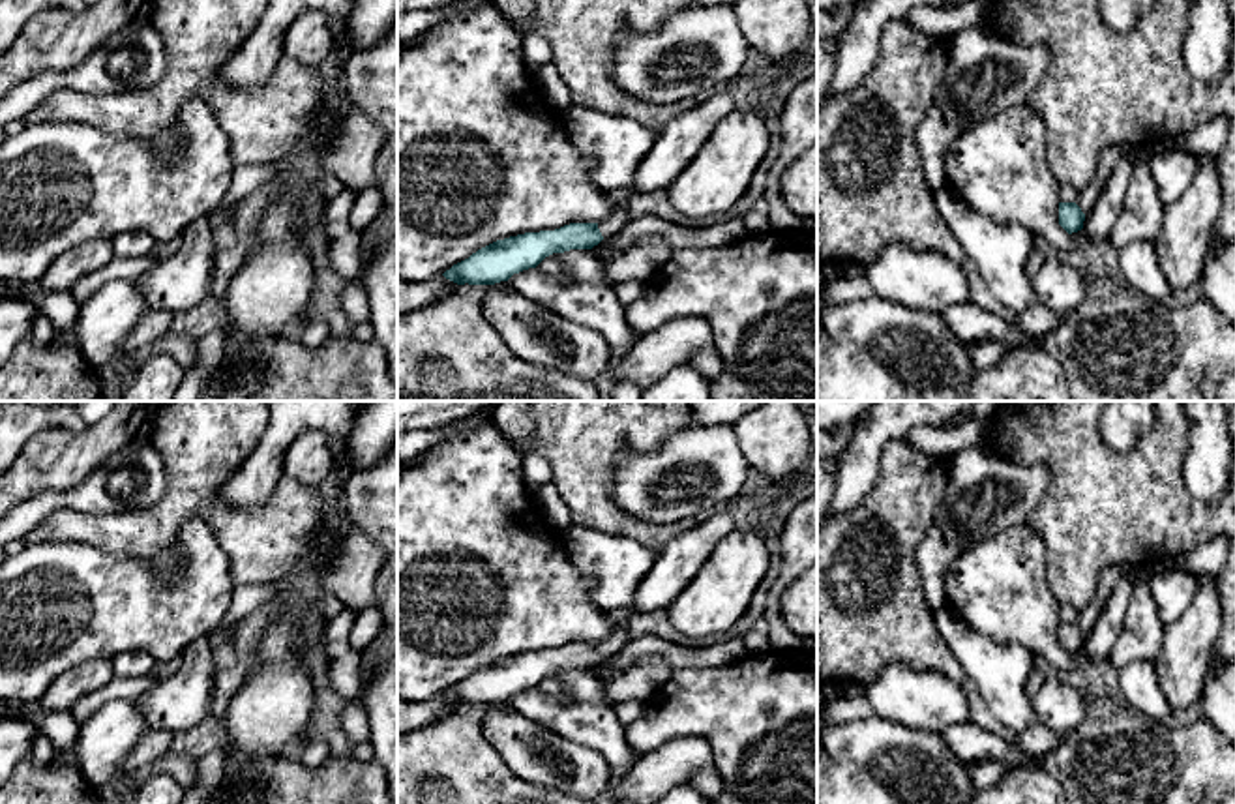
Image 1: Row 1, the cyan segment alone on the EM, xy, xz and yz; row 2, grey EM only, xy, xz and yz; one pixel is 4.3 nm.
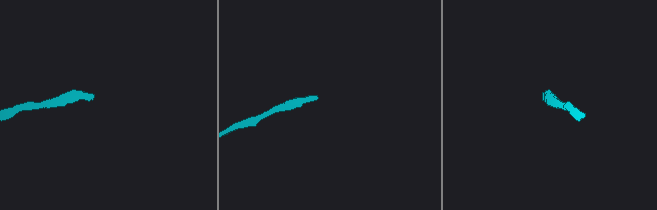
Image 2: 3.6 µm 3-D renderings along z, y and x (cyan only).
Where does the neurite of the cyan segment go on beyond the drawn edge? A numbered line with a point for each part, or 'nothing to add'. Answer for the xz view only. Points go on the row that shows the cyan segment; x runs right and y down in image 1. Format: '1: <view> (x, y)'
1: xz (677, 143)

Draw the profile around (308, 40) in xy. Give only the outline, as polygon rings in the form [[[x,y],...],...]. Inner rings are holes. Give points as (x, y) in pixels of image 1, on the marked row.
[[[302,11],[283,37],[285,56],[311,67],[334,54],[337,45],[326,15],[319,11]]]

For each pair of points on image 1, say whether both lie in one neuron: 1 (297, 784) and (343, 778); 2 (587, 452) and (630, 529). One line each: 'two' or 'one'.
1: one
2: one

